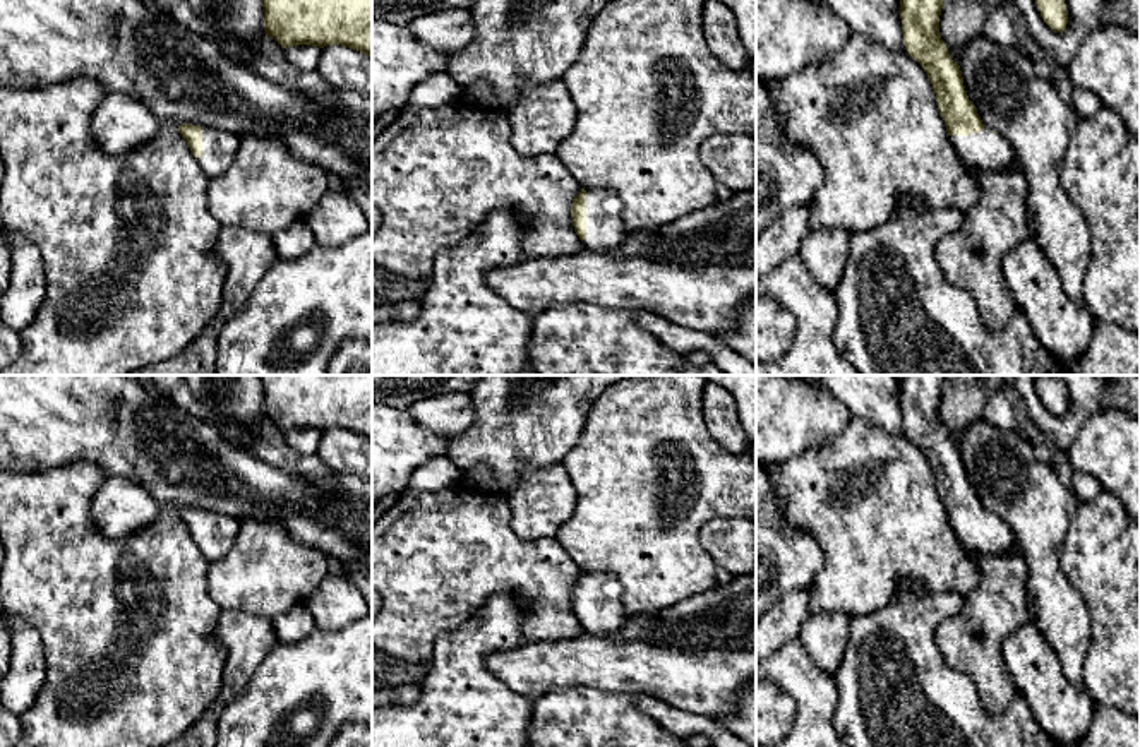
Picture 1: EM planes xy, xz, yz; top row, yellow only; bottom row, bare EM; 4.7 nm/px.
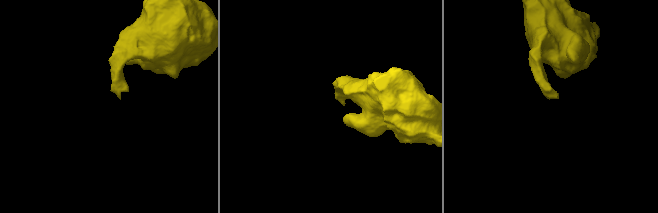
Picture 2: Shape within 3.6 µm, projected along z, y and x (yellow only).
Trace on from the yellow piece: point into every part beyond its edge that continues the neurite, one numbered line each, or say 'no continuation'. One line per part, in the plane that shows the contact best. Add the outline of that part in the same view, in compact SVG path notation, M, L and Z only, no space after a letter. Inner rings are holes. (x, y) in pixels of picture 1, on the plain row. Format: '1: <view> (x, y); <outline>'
1: xz (606, 615); M605 572L586 574L586 622L583 630L598 637L617 634L627 613L621 603L622 588L619 581Z

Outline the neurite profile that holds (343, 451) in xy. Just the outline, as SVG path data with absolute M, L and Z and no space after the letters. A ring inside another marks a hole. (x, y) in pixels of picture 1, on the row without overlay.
M341 428L321 435L317 456L336 473L372 480L372 440Z

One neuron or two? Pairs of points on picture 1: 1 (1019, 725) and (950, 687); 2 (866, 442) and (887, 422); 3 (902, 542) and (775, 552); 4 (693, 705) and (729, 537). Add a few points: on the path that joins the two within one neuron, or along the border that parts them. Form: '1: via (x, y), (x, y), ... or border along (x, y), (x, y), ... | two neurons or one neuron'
1: via (1002, 725), (986, 725), (966, 705) | one neuron
2: border along (854, 415), (887, 432), (904, 434) | two neurons
3: border along (789, 523), (806, 531), (823, 557), (810, 586) | two neurons
4: border along (738, 574), (734, 578) | two neurons

